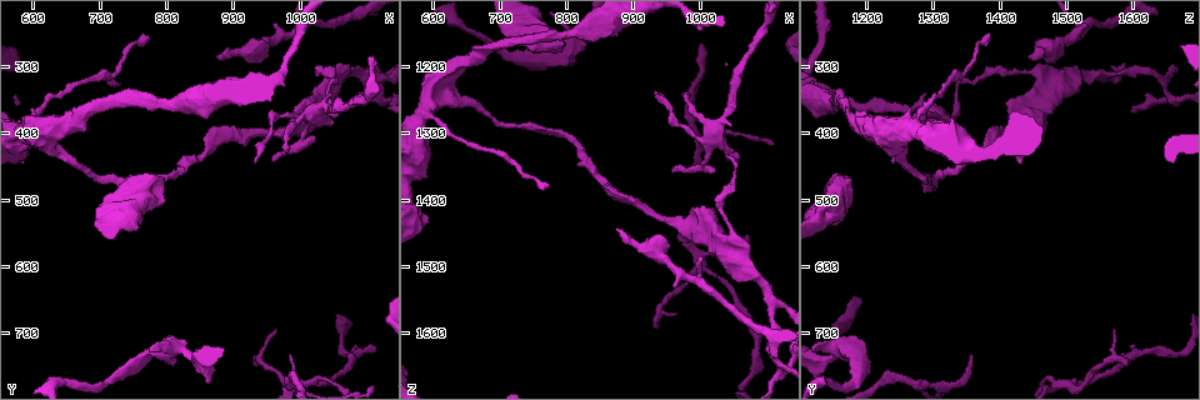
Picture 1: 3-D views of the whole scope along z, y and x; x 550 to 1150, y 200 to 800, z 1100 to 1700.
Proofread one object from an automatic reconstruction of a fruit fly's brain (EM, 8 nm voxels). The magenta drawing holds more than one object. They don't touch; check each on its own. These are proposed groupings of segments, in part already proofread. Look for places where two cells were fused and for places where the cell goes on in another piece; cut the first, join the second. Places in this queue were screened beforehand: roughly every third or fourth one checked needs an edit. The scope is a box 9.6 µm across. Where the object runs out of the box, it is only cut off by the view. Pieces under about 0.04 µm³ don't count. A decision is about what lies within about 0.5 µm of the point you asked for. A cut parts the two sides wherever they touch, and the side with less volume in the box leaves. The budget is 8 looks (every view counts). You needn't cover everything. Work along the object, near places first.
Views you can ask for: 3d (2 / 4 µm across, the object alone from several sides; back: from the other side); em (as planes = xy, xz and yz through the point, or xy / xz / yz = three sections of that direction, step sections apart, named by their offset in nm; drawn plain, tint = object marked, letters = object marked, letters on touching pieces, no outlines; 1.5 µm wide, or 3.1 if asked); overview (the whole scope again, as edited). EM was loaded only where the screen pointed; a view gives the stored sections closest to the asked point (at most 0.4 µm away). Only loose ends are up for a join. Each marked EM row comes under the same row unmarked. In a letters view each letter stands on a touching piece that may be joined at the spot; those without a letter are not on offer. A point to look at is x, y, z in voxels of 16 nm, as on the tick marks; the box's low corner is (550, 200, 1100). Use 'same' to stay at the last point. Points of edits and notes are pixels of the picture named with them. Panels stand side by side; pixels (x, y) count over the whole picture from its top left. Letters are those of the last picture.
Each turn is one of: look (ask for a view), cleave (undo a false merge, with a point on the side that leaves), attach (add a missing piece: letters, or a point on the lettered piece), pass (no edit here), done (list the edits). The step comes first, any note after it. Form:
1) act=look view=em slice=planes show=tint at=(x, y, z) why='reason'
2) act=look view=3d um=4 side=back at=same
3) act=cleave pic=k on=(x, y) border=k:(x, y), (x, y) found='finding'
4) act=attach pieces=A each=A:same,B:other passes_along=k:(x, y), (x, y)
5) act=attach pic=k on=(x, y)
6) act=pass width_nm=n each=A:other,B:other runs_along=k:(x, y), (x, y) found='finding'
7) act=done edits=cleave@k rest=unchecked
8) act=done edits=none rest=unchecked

act=look view=em slice=planes show=letters at=(935, 750, 1590) why='tapers out'

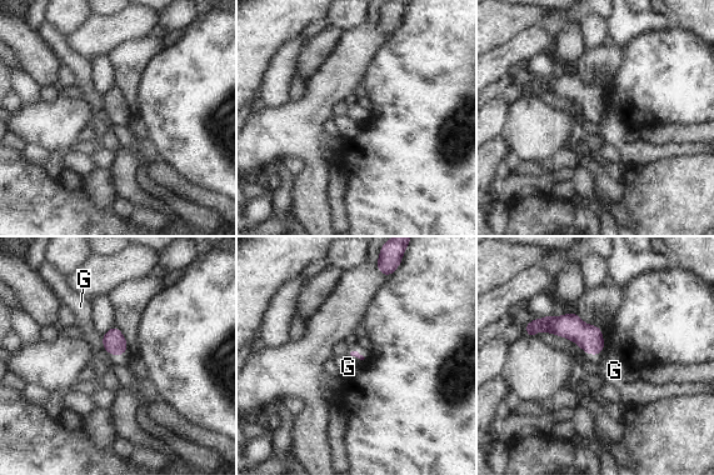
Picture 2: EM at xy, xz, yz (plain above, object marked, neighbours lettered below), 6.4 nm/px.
act=pass each=G:other border=2:(100, 338), (104, 348), (118, 356) found='no lettered piece goes on from it'

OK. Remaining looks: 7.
act=look view=3d um=4 at=(1115, 725, 1600) why='an open end'

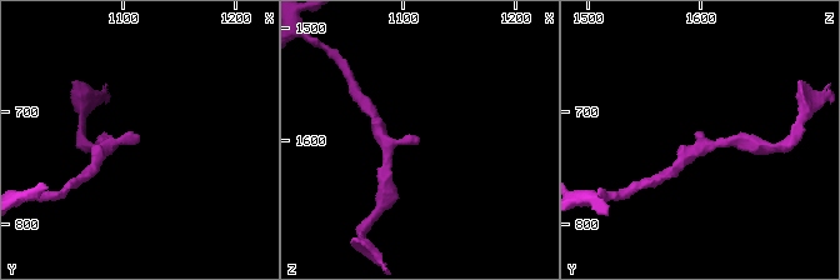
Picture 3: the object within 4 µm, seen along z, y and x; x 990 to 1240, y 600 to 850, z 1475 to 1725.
act=look view=em slice=yz step=8 show=tint at=(1118, 724, 1598) arm_widths_nm=180,220

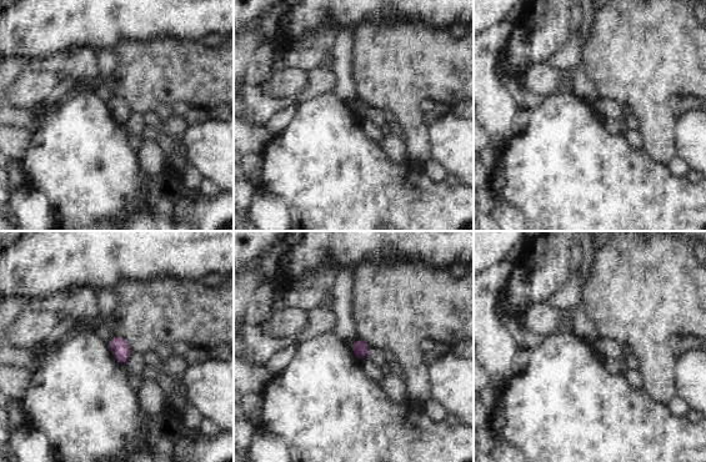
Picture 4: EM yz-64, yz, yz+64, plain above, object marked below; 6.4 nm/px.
act=look view=em slice=planes show=letters at=same

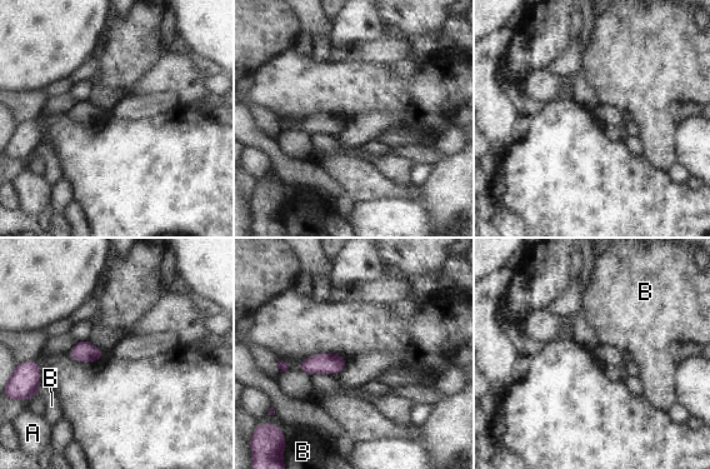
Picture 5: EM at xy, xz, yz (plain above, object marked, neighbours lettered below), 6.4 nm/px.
act=pass width_nm=100 longest_contact=B:140nm each=A:other,B:other found='none of them fits'

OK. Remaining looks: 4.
act=look view=em slice=xy step=4 show=letters at=(930, 445, 1240) why='an open end'

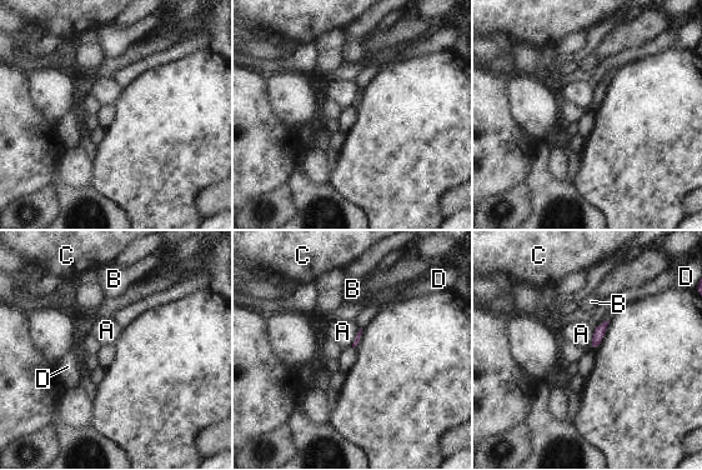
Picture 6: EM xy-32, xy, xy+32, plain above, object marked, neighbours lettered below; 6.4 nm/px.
act=pass each=A:other,B:other,C:other,D:other border=6:(595, 328), (592, 341), (587, 348) found='no lettered piece goes on from it'

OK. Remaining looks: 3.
act=done edits=none rest=unchecked

